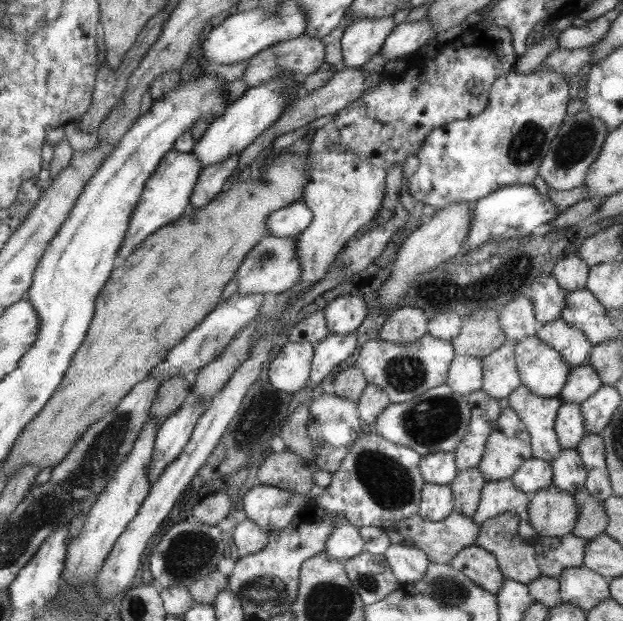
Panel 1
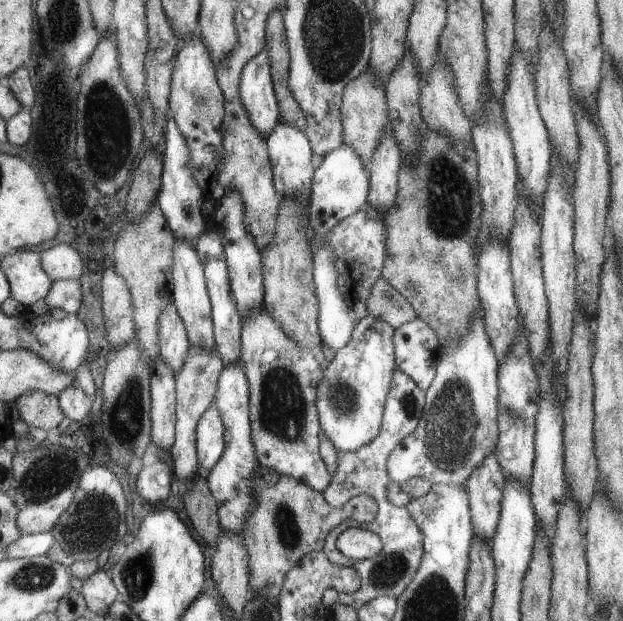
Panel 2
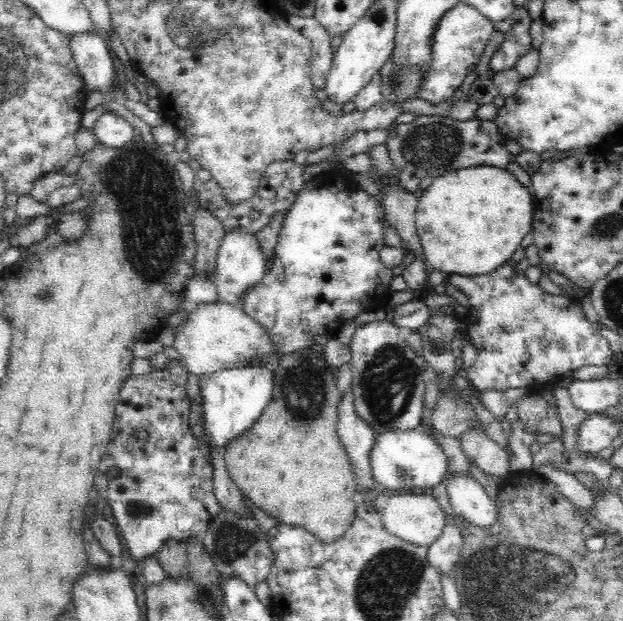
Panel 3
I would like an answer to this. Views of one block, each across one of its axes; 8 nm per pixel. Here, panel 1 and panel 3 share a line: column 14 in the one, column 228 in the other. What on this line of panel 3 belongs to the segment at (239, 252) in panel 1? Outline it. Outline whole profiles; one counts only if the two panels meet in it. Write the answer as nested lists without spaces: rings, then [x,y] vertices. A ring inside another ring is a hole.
[[[304,348],[304,354],[294,352],[280,356],[278,364],[278,370],[272,372],[274,392],[268,410],[264,410],[246,438],[232,442],[232,446],[228,446],[224,452],[228,474],[238,490],[248,496],[248,500],[266,516],[280,520],[282,526],[302,528],[322,544],[334,544],[344,536],[344,532],[354,524],[358,516],[358,504],[354,502],[358,484],[348,454],[340,446],[340,438],[336,434],[336,406],[342,400],[336,372],[332,378],[322,352],[312,348]]]

